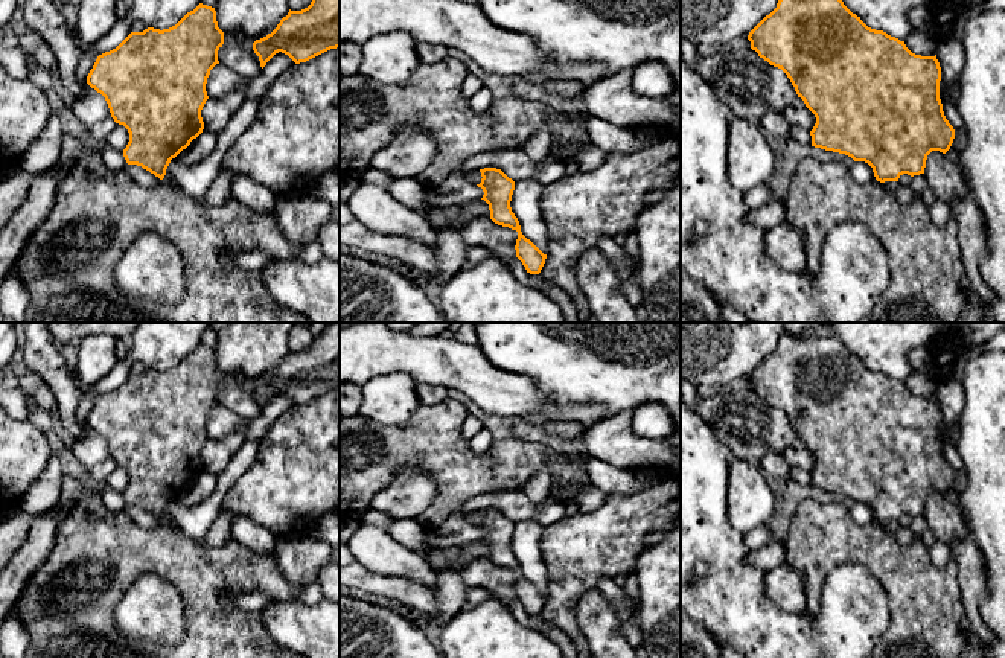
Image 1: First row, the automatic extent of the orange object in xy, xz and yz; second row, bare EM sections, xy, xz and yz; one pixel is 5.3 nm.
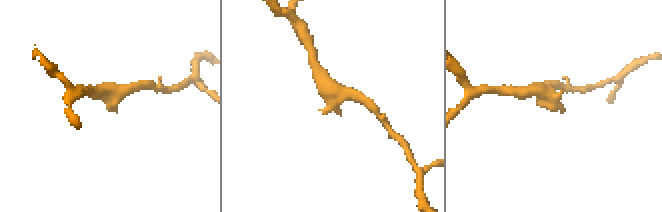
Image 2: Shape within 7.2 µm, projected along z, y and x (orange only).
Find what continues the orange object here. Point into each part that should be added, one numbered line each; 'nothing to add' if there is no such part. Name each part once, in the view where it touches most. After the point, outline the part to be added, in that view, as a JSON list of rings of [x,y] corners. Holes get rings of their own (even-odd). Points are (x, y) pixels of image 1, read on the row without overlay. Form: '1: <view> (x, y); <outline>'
nothing to add

